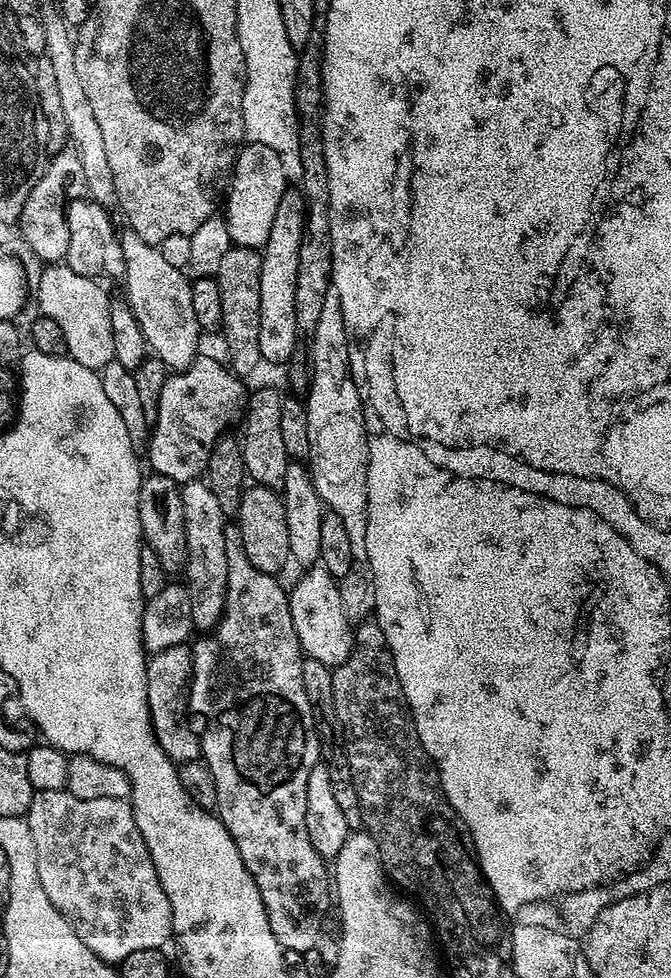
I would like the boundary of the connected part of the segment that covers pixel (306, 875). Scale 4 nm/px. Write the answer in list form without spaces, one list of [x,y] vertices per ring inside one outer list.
[[[229,526],[226,530],[226,562],[228,563],[228,585],[226,586],[226,606],[224,616],[211,632],[201,635],[191,645],[192,649],[192,684],[188,688],[188,707],[191,715],[204,719],[204,732],[200,736],[202,759],[207,764],[210,774],[214,774],[214,786],[218,790],[218,802],[215,813],[219,816],[226,830],[230,830],[230,838],[238,846],[238,854],[242,854],[242,862],[246,870],[258,882],[258,890],[262,894],[262,902],[266,906],[266,918],[270,918],[270,930],[274,938],[285,950],[311,952],[320,940],[320,931],[324,928],[324,919],[328,916],[328,904],[333,903],[334,892],[330,887],[330,868],[326,860],[314,850],[313,843],[306,832],[306,786],[310,772],[316,764],[321,763],[320,736],[317,732],[317,721],[313,717],[310,698],[306,698],[306,686],[302,686],[302,662],[305,655],[300,649],[298,634],[294,634],[294,622],[290,618],[290,602],[288,592],[279,584],[277,577],[270,572],[258,570],[258,566],[246,558],[246,550],[242,547],[242,534],[239,528]]]

